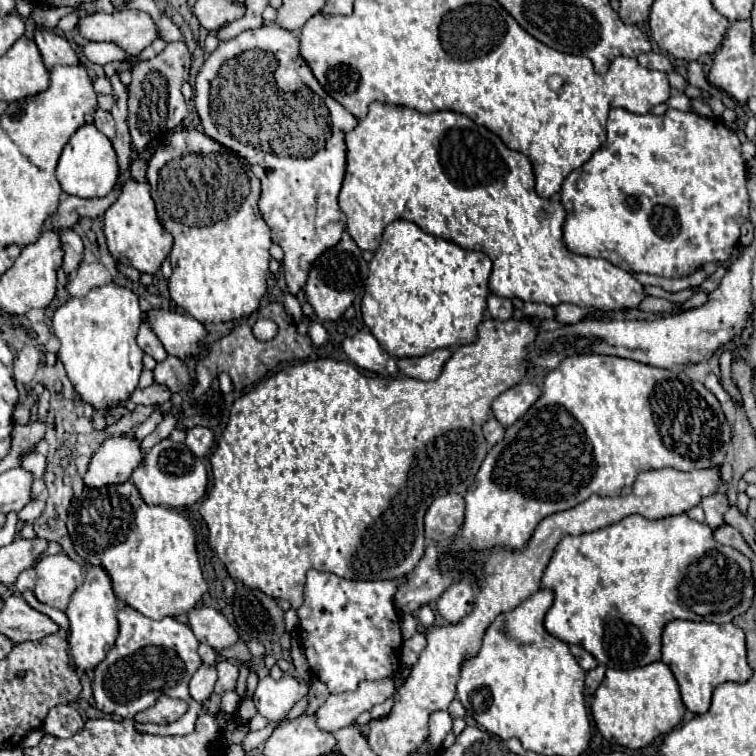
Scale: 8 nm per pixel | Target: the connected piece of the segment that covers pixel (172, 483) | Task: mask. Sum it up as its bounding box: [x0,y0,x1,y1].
[133,439,209,507]

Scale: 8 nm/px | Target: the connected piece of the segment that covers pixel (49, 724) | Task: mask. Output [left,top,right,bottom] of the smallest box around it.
[41,705,83,739]

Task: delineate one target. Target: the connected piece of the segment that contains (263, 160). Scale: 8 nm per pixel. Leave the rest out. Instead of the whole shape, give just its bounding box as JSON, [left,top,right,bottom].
[193,25,357,295]

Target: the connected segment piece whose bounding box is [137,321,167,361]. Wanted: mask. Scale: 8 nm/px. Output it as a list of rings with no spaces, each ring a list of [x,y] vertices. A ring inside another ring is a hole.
[[[143,321],[141,327],[139,327],[137,345],[139,345],[147,355],[151,355],[155,361],[163,361],[163,359],[167,357],[165,347],[159,343],[159,339],[157,339],[157,335],[151,331],[151,327],[147,327],[147,321]]]

